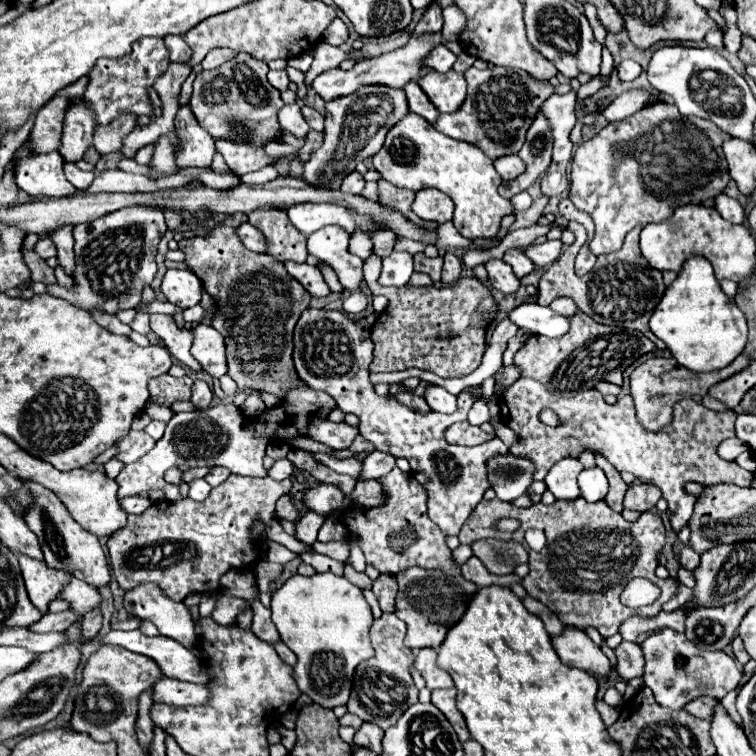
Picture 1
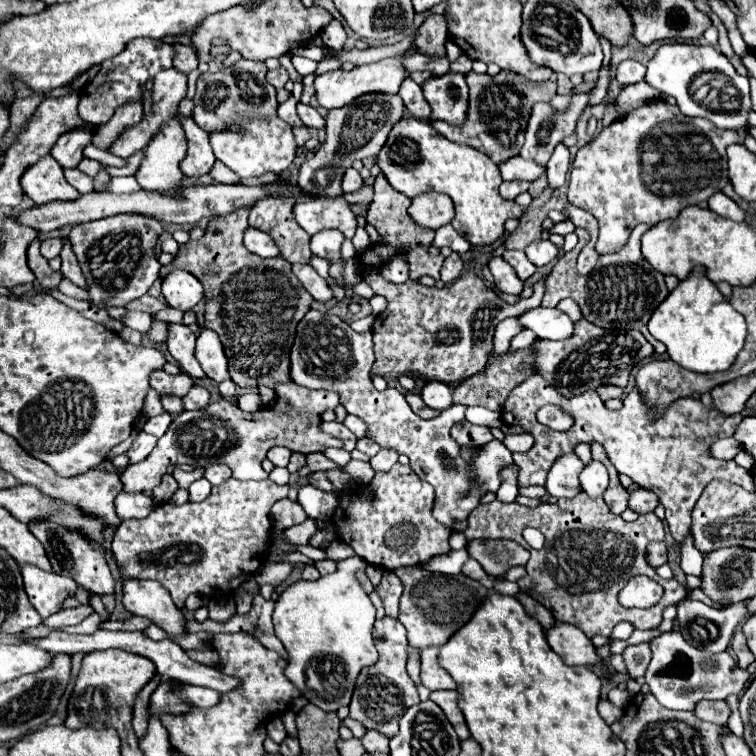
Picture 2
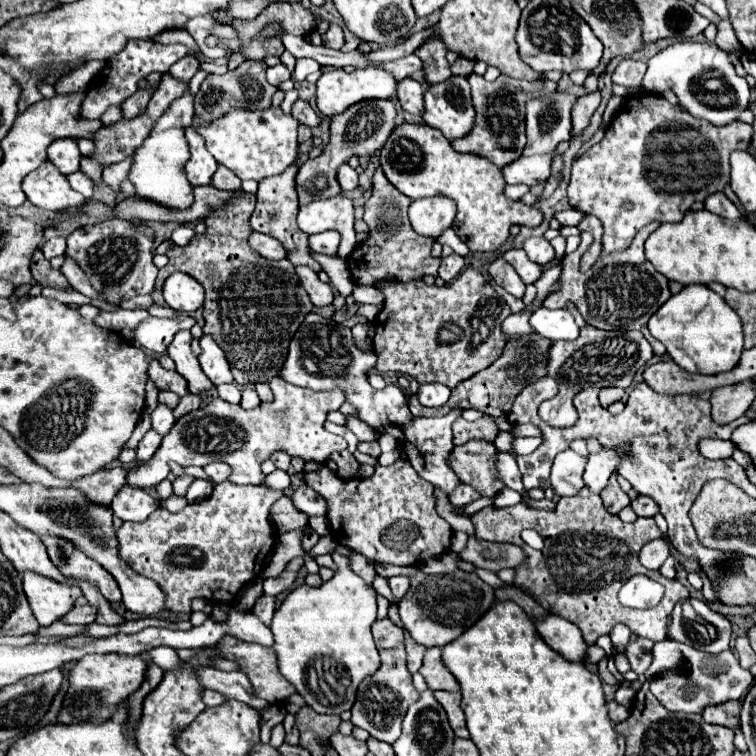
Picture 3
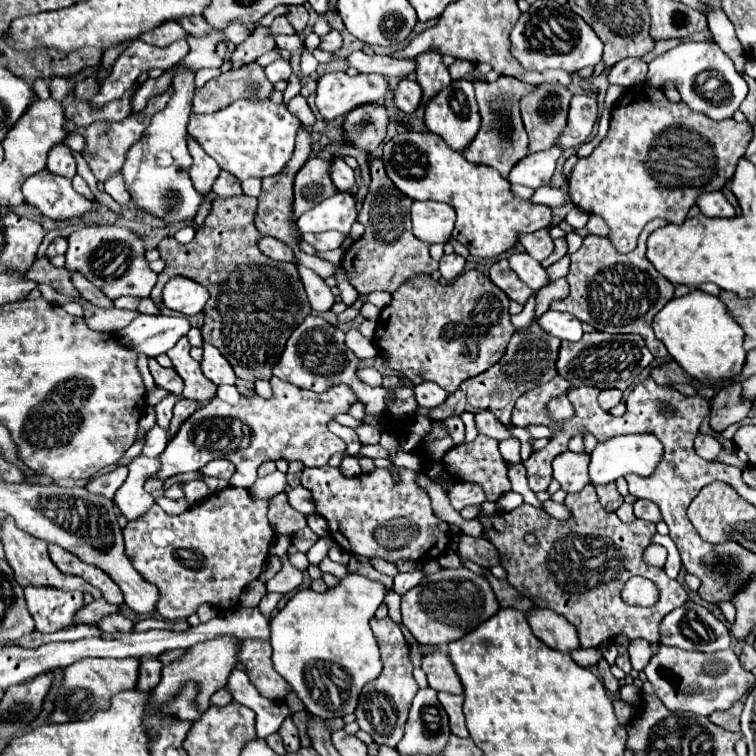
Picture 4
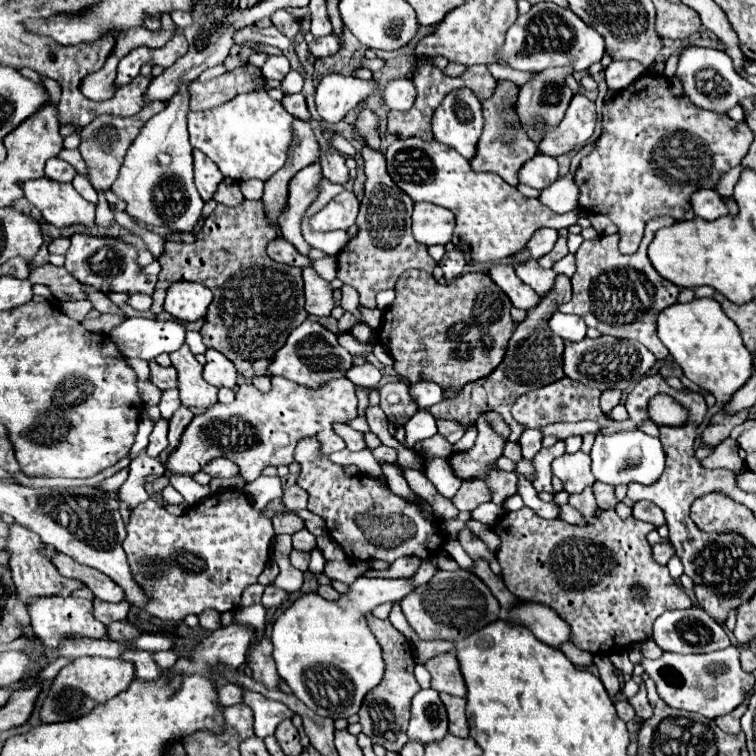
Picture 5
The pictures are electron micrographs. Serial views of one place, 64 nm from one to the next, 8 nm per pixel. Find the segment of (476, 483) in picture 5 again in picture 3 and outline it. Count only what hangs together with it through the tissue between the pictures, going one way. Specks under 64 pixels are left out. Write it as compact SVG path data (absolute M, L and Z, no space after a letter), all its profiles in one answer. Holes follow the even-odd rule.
M460 484L460 486L456 488L456 492L452 492L450 502L452 502L456 508L462 508L462 506L466 506L466 504L478 500L478 498L480 498L480 492L476 492L476 490L474 490L472 486L468 486L468 484Z

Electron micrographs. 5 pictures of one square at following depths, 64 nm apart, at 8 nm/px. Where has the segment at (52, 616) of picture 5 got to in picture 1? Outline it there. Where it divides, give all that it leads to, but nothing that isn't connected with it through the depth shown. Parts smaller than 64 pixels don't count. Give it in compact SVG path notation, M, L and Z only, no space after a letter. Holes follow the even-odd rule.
M20 556L20 568L22 568L22 578L26 582L30 602L42 614L46 614L48 604L60 596L60 592L70 580L70 574L52 570L48 568L46 562L38 562L28 556Z

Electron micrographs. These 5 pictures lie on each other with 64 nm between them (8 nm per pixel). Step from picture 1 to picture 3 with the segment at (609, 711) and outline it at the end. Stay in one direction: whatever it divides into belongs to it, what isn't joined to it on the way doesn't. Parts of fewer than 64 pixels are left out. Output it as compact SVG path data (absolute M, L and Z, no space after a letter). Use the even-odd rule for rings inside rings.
M612 700L612 702L608 702L608 708L610 708L610 718L612 718L612 722L614 722L614 724L624 722L624 720L630 716L630 710L628 710L628 708L624 708L624 706L620 706L620 704L616 704L614 700Z

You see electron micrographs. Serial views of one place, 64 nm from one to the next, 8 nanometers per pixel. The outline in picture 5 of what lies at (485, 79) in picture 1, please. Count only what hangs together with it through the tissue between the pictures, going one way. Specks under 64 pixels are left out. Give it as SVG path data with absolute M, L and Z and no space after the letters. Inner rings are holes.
M498 82L500 90L486 102L482 102L482 110L484 110L484 132L482 138L478 142L478 152L476 158L472 160L472 170L474 172L492 172L498 174L502 180L506 180L506 184L510 186L518 186L518 170L536 156L536 144L524 134L524 130L518 126L518 118L510 112L508 106L508 94L504 94L504 86L514 86L510 82Z

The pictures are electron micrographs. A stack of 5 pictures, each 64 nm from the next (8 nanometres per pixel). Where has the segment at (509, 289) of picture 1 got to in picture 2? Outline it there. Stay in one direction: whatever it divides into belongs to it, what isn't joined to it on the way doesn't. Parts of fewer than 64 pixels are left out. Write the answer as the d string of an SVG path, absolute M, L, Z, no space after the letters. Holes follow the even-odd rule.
M492 258L490 264L488 264L494 280L496 280L496 288L502 290L502 292L508 292L508 294L514 294L514 296L520 296L522 288L524 288L524 282L516 276L516 272L512 270L512 266L508 262L504 262L502 258Z

